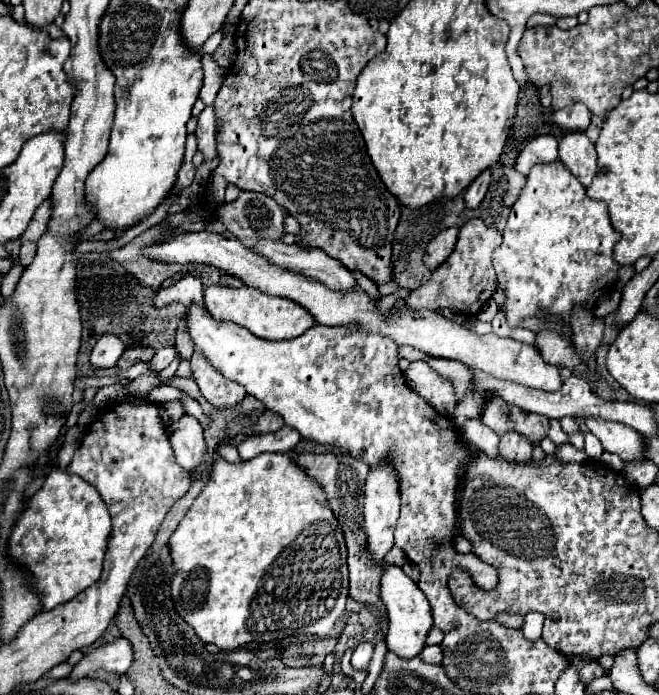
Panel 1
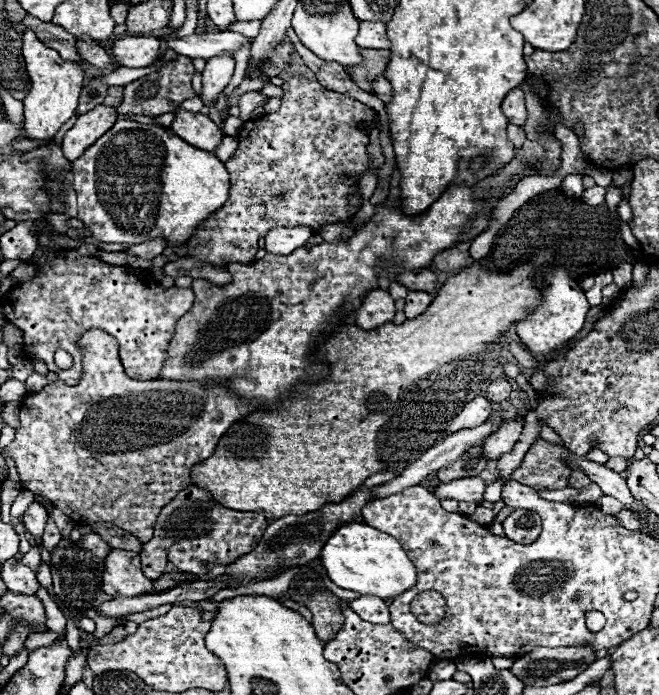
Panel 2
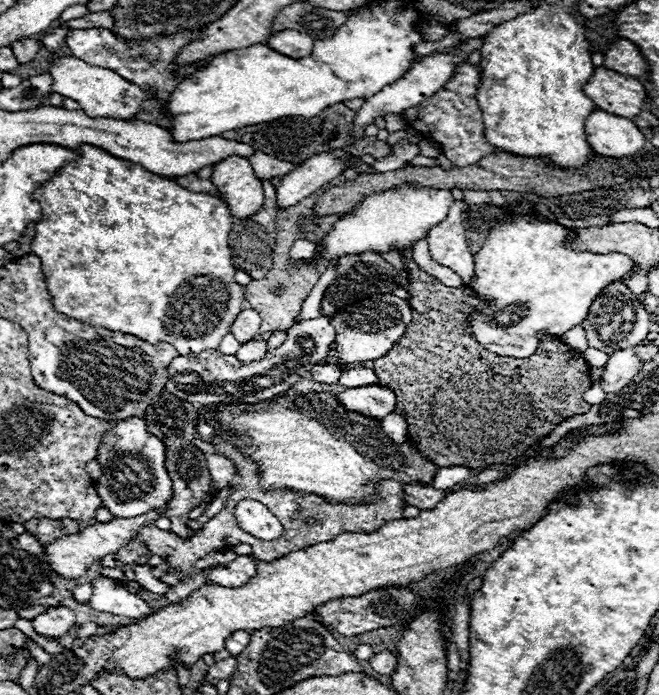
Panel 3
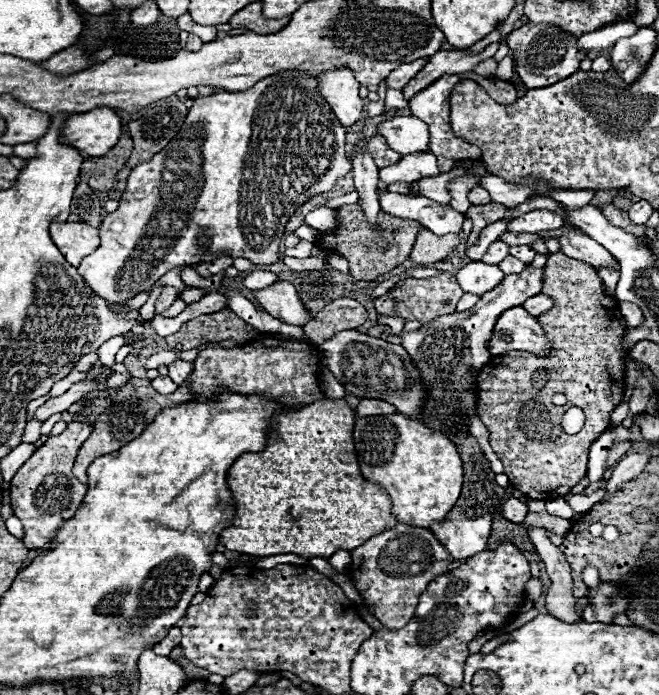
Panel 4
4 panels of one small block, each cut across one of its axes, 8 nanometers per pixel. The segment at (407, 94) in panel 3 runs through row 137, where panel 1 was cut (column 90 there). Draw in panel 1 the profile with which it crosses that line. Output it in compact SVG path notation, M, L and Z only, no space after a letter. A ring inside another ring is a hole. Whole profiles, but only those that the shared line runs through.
M104 334L90 352L90 364L94 368L114 368L124 352L124 344L114 334Z

